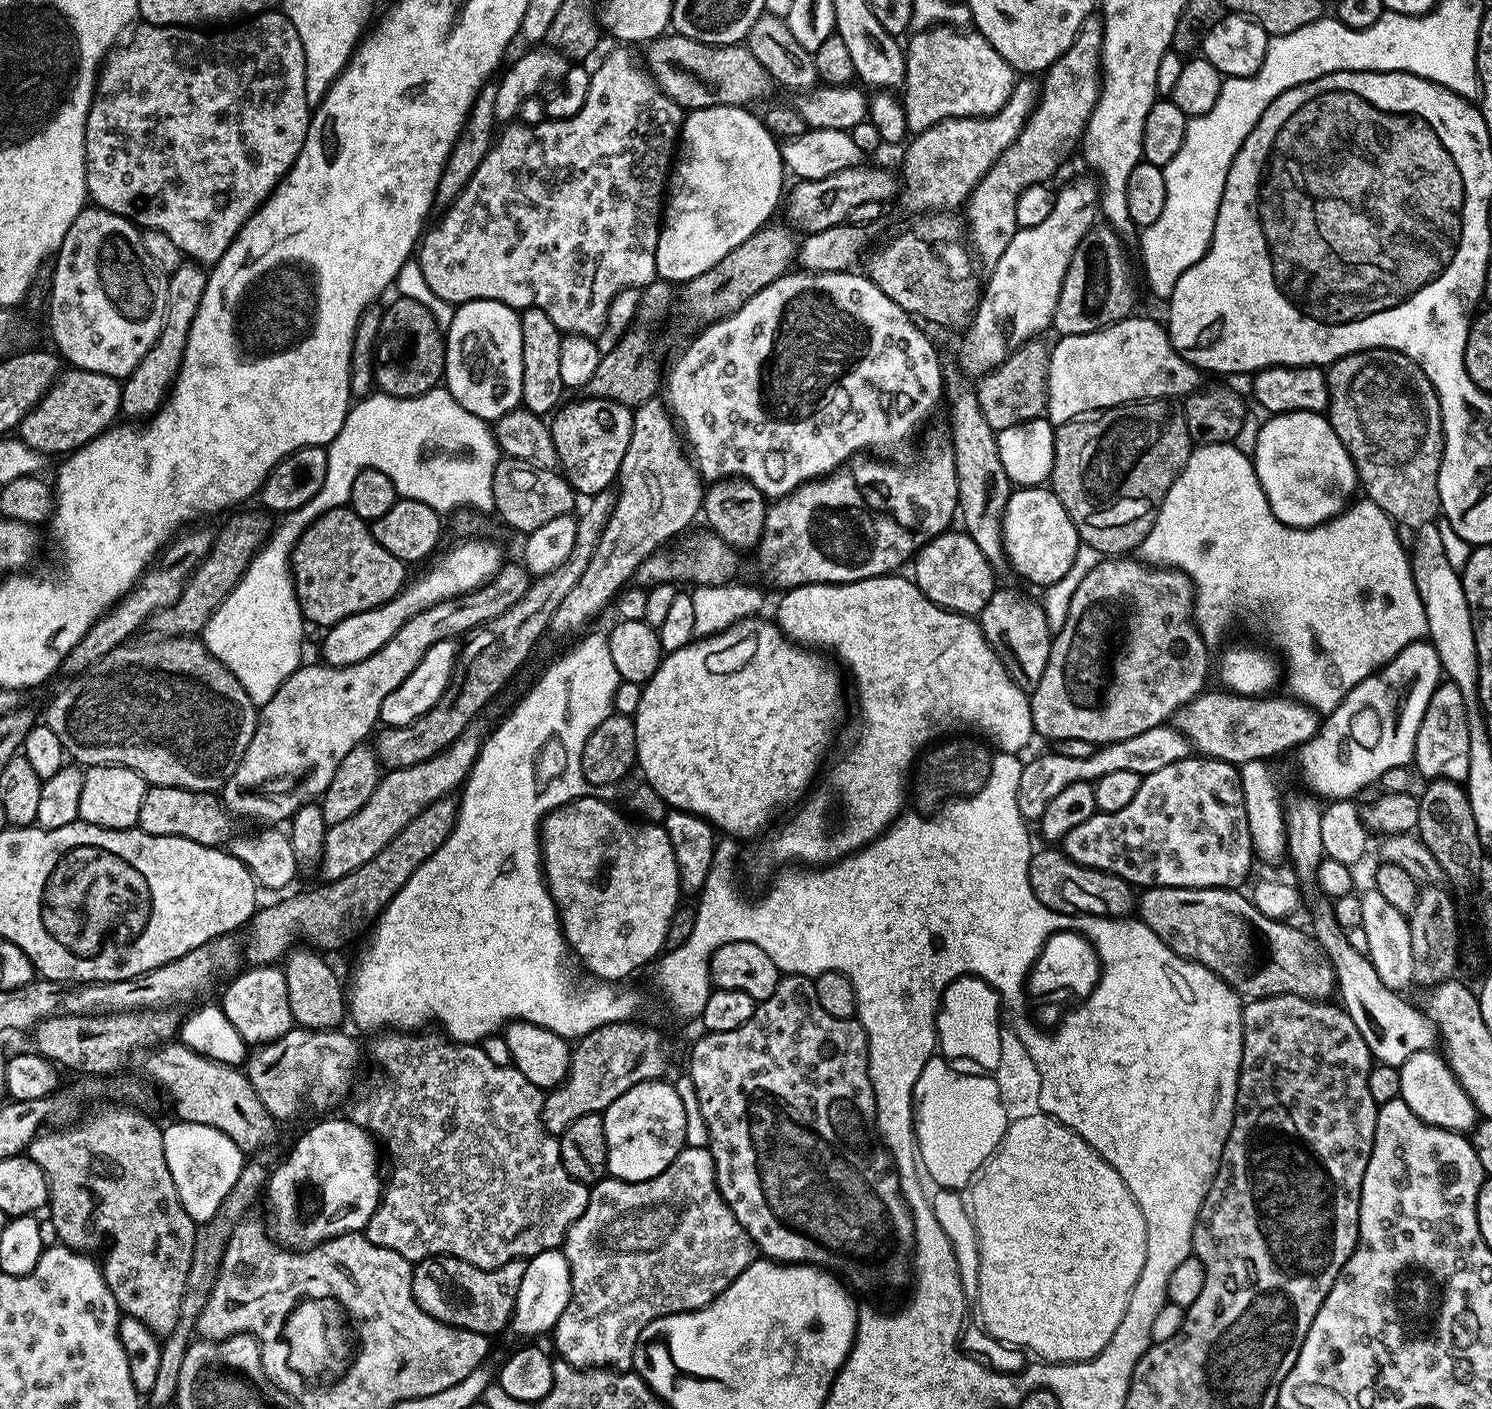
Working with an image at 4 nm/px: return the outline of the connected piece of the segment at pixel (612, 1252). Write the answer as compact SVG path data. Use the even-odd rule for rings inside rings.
M685 1146L680 1153L658 1174L649 1180L643 1180L635 1184L625 1180L614 1180L605 1178L591 1185L588 1194L588 1205L584 1213L568 1228L568 1234L564 1238L562 1251L570 1268L570 1282L572 1293L567 1306L562 1310L554 1329L556 1335L556 1356L567 1364L573 1364L575 1368L611 1368L613 1370L628 1370L632 1368L632 1347L636 1339L640 1337L643 1330L651 1320L660 1316L669 1316L672 1312L693 1312L696 1308L705 1308L710 1301L715 1300L720 1293L752 1265L754 1259L754 1245L748 1239L748 1233L739 1222L736 1215L728 1208L728 1203L720 1197L716 1189L716 1167L712 1161L711 1151L707 1147L690 1148Z

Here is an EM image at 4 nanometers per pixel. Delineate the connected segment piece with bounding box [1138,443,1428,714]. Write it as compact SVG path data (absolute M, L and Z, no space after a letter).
M1235 443L1201 444L1193 447L1186 466L1178 474L1178 478L1174 478L1166 498L1160 501L1156 509L1156 521L1152 523L1150 534L1146 534L1146 538L1140 543L1139 559L1149 566L1176 568L1191 578L1192 584L1196 588L1196 603L1194 605L1196 628L1208 645L1216 646L1216 643L1223 638L1224 631L1239 616L1253 616L1254 619L1268 624L1269 638L1280 647L1279 655L1282 657L1282 664L1286 669L1286 684L1288 680L1288 688L1292 691L1289 692L1291 699L1298 700L1301 704L1308 704L1315 712L1321 714L1333 712L1344 701L1346 694L1350 694L1350 690L1354 690L1354 686L1358 686L1358 682L1379 672L1403 648L1410 646L1416 640L1425 639L1428 635L1426 614L1423 610L1422 599L1419 598L1418 590L1415 589L1412 568L1409 564L1409 553L1406 551L1405 545L1404 548L1400 545L1399 534L1401 535L1401 533L1392 517L1387 516L1373 500L1367 498L1357 499L1339 516L1313 528L1286 526L1274 514L1274 510L1270 510L1270 502L1258 482L1253 457L1249 453L1247 456L1242 449L1236 447Z

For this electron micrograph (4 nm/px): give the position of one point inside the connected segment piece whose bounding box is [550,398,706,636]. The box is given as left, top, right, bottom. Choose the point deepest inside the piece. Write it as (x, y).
(660, 493)

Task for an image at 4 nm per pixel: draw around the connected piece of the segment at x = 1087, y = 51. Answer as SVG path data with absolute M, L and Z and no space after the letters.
M1093 14L1084 19L1078 30L1076 41L1043 73L1042 91L1036 106L1024 123L1018 138L996 159L994 166L978 182L978 186L966 201L966 232L979 263L991 266L1002 258L1010 238L1014 238L1018 227L1016 207L1021 192L1030 186L1051 181L1051 176L1060 168L1064 156L1072 152L1072 143L1083 137L1088 119L1100 97L1102 69L1100 51L1104 41L1104 22Z

